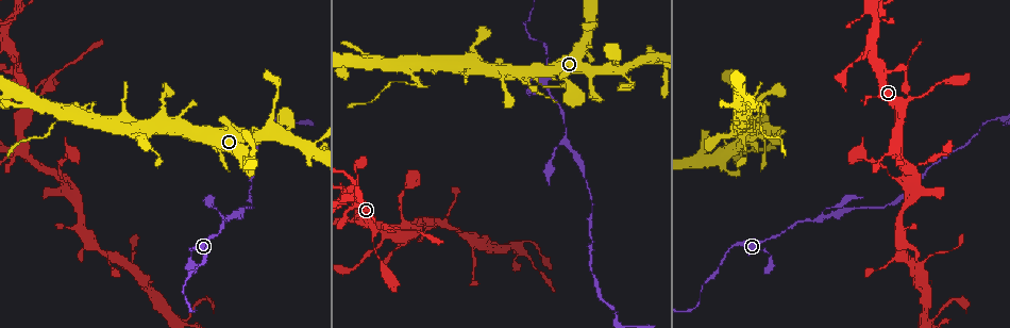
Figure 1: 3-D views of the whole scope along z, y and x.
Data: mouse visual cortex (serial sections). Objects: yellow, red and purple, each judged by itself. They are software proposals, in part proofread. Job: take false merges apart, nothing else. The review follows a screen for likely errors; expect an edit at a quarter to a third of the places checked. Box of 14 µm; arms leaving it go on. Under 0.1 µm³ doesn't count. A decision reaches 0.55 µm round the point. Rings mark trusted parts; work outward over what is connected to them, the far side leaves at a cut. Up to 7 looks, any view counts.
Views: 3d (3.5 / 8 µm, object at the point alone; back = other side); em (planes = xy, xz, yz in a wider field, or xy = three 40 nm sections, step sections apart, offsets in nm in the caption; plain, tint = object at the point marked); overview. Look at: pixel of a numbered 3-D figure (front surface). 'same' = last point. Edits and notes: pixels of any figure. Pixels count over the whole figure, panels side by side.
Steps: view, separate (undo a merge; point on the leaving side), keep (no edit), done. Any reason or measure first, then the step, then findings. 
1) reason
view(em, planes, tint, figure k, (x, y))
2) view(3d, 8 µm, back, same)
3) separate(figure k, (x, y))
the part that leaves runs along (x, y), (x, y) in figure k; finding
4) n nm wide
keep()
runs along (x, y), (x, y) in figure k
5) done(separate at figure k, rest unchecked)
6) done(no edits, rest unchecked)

a fork
view(3d, 3.5 µm, figure 1, (20, 148))

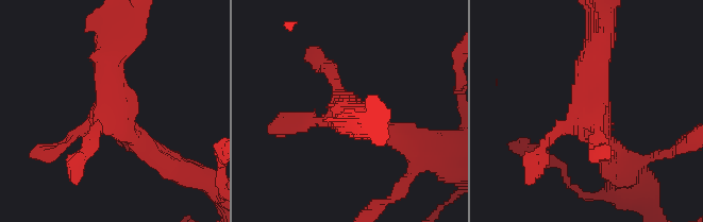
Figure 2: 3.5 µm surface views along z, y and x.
view(em, xy, step 3, tint, figure 2, (590, 108))

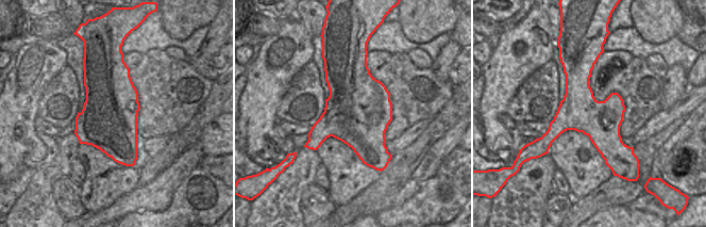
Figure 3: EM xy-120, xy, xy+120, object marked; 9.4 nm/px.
another direction
view(em, xy, step 5, tint, same)

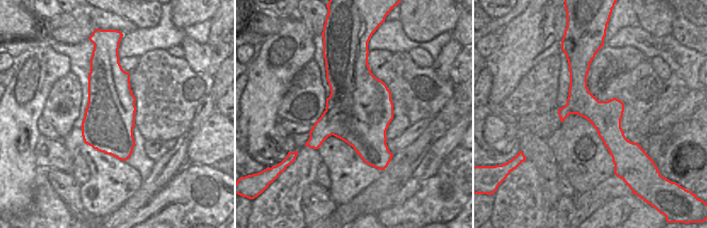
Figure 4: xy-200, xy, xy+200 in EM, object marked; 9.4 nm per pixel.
keep()
runs along (113, 39), (110, 104), (158, 156) in figure 2; one cell here

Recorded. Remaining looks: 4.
abrupt turn
view(3d, 3.5 µm, figure 1, (76, 116))

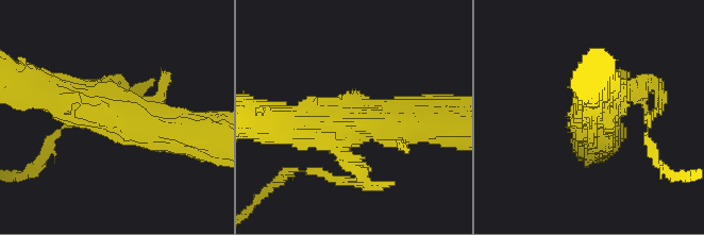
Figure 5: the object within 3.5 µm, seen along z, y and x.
shape alone is not enough
view(em, xy, step 2, tint, figure 5, (114, 117))

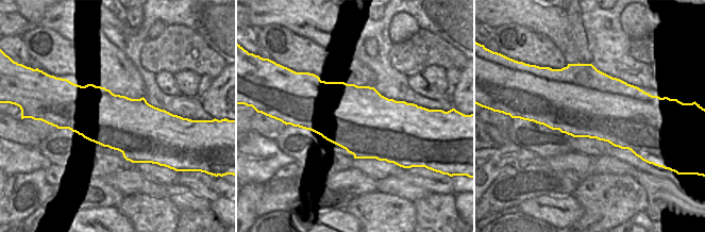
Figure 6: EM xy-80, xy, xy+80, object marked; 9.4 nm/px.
keep()
runs along (184, 133), (53, 94) in figure 5; one cell here

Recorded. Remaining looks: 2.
small branch off a trunk
view(3d, 3.5 µm, figure 1, (910, 100))

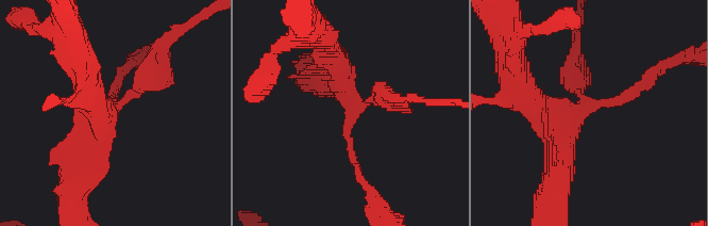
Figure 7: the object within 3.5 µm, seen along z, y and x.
view(em, xy, step 1, tint, figure 7, (349, 113))

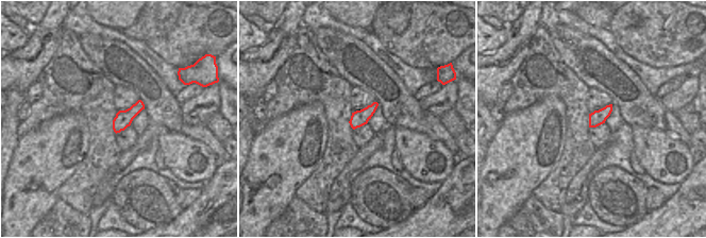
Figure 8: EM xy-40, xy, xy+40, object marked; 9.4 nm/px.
150 nm wide
separate(figure 7, (147, 66))
the part that leaves runs along (132, 91), (194, 21) in figure 7; two cells meet here

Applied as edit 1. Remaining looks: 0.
done(separate at figure 7, rest unchecked)

